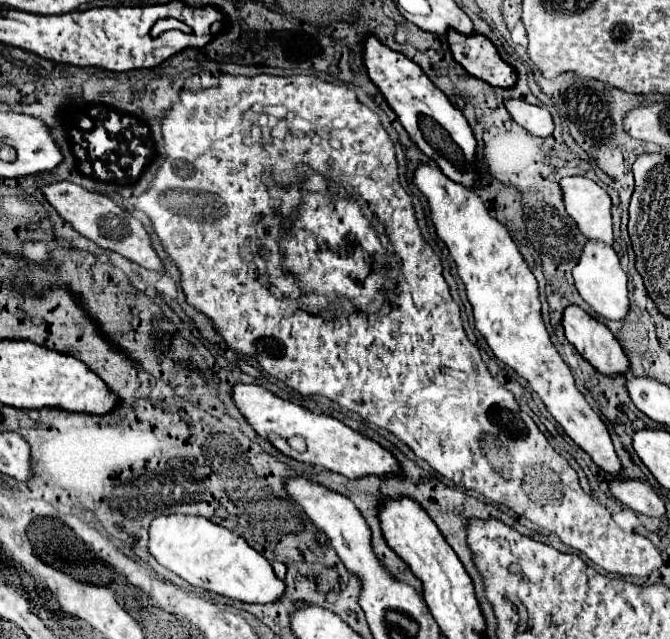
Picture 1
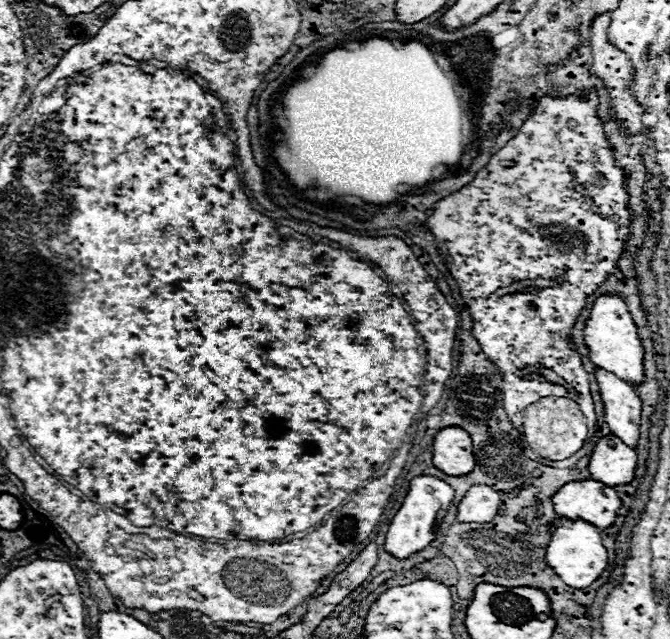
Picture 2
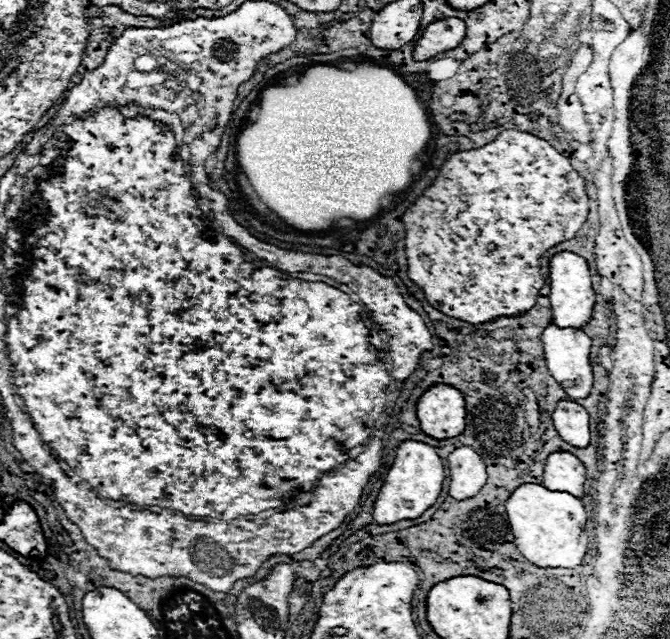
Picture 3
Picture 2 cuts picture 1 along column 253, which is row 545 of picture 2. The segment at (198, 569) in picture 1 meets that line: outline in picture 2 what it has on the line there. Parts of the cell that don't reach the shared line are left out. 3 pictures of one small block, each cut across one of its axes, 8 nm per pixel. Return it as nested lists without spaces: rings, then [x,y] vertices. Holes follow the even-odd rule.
[[[564,516],[556,518],[556,524],[550,526],[550,544],[546,548],[546,562],[548,566],[572,588],[588,588],[606,568],[608,554],[602,546],[600,530],[586,520],[570,520]]]

